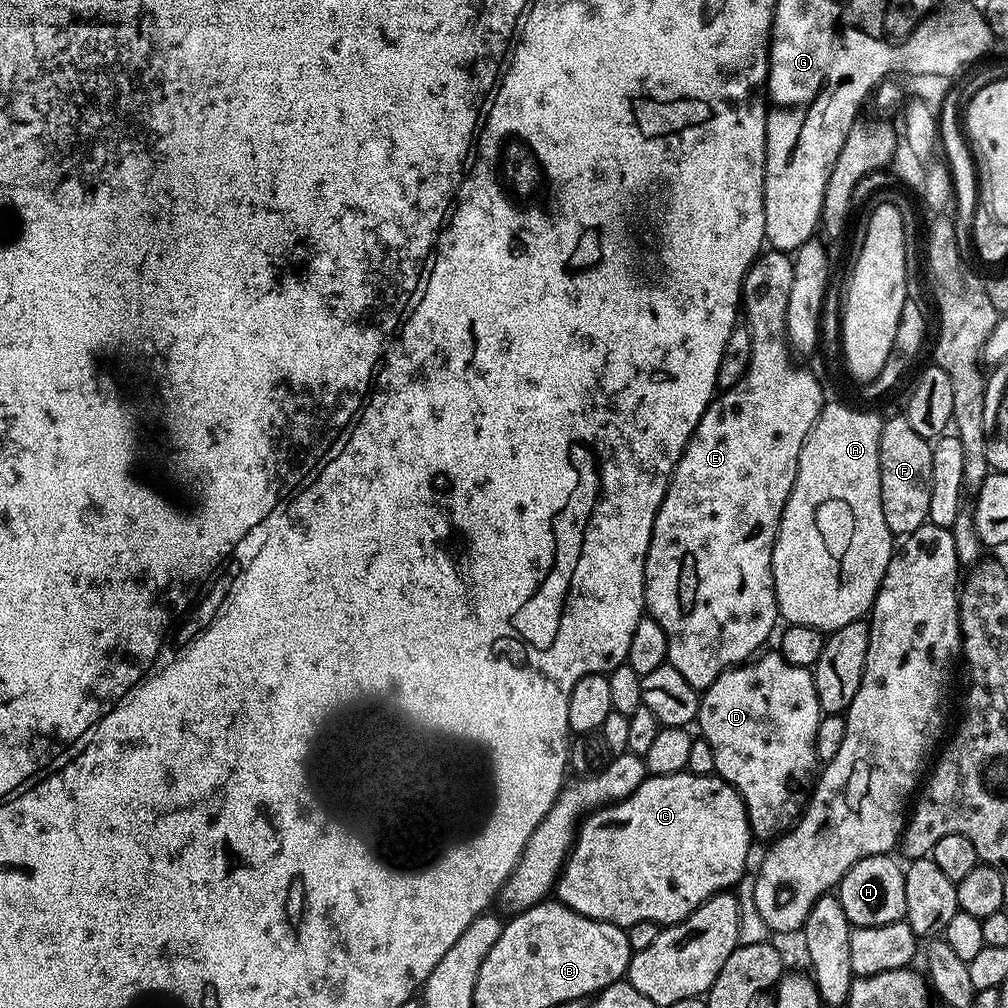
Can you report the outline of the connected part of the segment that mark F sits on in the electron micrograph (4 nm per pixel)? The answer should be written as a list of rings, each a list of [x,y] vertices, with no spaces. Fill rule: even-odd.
[[[907,415],[892,416],[880,425],[880,489],[882,490],[882,514],[886,514],[886,526],[893,537],[906,538],[918,526],[929,523],[931,496],[932,444],[914,426]]]

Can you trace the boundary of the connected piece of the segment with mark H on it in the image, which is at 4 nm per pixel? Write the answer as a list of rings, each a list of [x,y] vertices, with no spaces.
[[[895,855],[862,858],[850,866],[838,885],[838,897],[846,918],[853,926],[886,926],[904,920],[906,914],[906,882],[904,868],[895,860]]]

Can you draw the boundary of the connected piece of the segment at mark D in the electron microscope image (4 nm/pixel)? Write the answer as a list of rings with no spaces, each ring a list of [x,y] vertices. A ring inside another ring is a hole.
[[[772,650],[772,652],[767,652],[765,651],[763,654],[757,655],[745,663],[737,664],[734,668],[728,668],[710,687],[703,689],[702,695],[700,696],[698,725],[700,724],[699,735],[706,742],[710,742],[710,750],[714,750],[715,775],[721,776],[744,799],[744,809],[748,815],[748,824],[752,827],[753,837],[757,841],[765,840],[765,842],[771,842],[783,836],[788,829],[794,827],[796,821],[804,813],[804,809],[810,799],[810,793],[814,787],[814,773],[818,768],[815,738],[818,734],[822,713],[820,703],[818,702],[818,694],[816,693],[815,675],[807,668],[794,666],[790,662],[786,662],[786,658],[781,656],[779,651]]]

